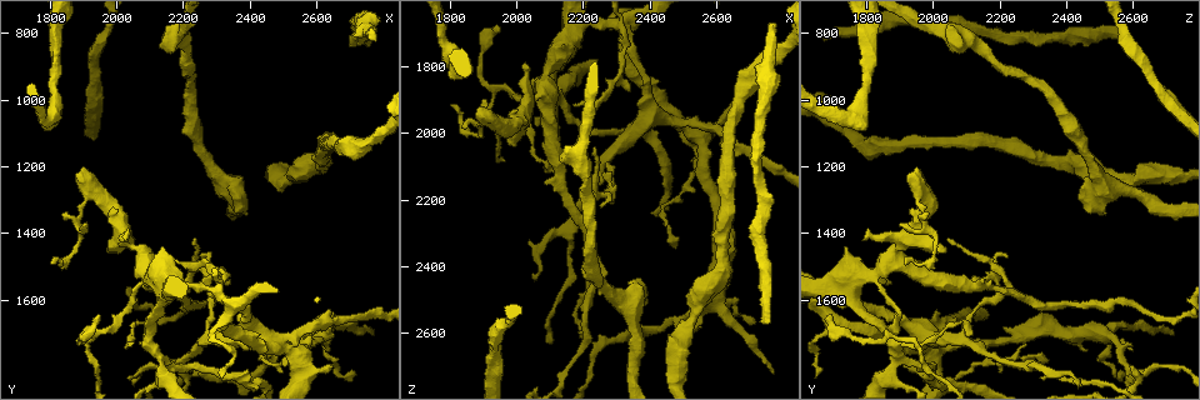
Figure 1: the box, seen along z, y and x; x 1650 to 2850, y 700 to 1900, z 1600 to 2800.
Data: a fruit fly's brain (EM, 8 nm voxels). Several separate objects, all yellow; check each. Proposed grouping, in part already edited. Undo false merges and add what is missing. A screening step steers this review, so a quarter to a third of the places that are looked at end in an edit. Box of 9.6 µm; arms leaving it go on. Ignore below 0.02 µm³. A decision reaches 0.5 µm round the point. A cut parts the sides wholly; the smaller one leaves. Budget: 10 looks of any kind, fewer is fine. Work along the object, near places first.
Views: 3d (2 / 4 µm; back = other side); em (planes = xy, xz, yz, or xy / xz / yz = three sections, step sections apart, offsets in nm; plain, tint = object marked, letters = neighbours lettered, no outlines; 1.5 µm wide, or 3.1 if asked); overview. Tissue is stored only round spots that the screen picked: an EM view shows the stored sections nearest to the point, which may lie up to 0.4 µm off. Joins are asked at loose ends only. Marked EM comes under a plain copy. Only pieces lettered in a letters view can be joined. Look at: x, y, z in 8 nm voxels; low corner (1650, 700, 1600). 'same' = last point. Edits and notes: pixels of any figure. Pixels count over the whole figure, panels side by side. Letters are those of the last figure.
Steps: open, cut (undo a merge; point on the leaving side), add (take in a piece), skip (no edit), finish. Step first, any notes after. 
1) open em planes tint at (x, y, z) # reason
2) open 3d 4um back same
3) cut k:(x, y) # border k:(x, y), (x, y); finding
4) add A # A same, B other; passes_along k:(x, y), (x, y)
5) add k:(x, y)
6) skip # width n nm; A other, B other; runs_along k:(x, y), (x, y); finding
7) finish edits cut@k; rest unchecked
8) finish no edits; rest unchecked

open em planes letters at (1910, 1380, 1900) # thin end

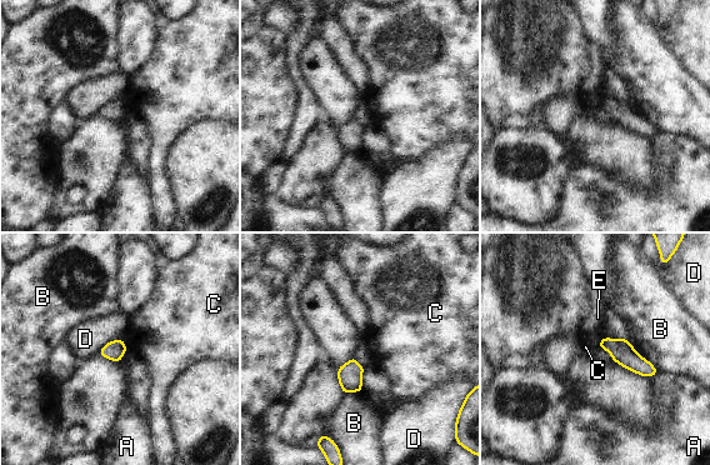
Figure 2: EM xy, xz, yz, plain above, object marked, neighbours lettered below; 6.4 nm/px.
skip # A other, B other, C other, D other, E other; border 2:(121, 339), (128, 351); none of them fits

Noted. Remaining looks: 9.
open 3d 4um at (1950, 1650, 1700) # an open end

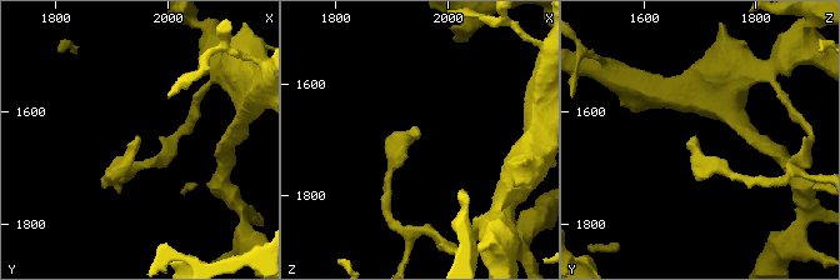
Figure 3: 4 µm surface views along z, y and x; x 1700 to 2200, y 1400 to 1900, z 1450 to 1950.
open em xy step 8 letters at (1945, 1655, 1695)

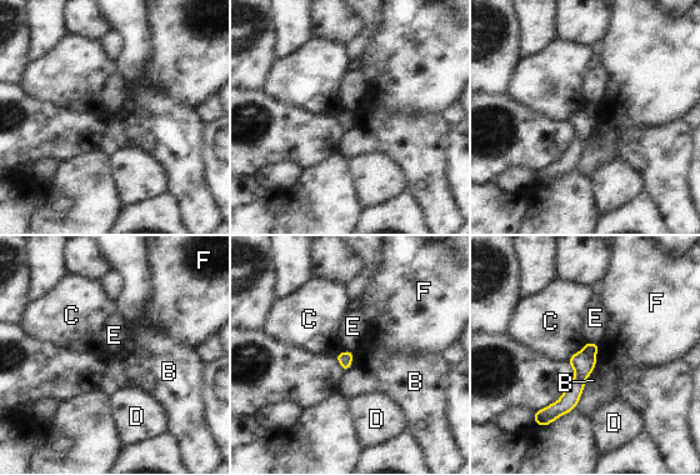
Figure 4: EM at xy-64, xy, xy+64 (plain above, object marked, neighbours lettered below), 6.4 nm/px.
skip # width 100 nm; B other, C other, D other, E other, F other; runs_along 4:(595, 346), (574, 391), (545, 414); no lettered piece goes on from it

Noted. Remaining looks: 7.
open em xy step 8 letters at (2250, 1490, 2180) # abrupt turn

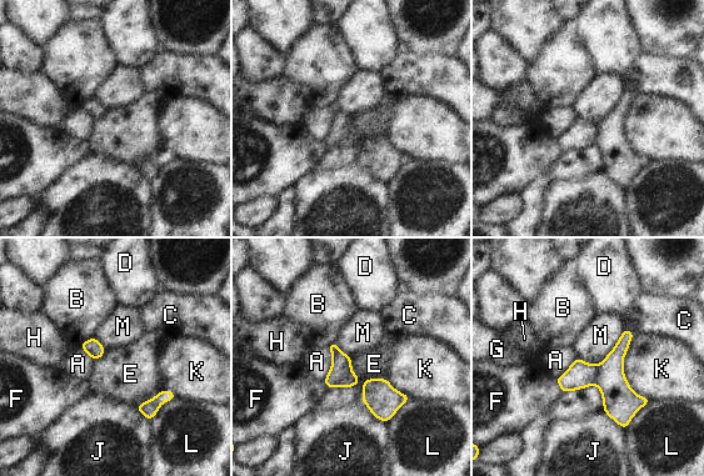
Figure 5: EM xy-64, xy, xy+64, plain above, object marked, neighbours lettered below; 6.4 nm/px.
open em planes letters same # cut it another way

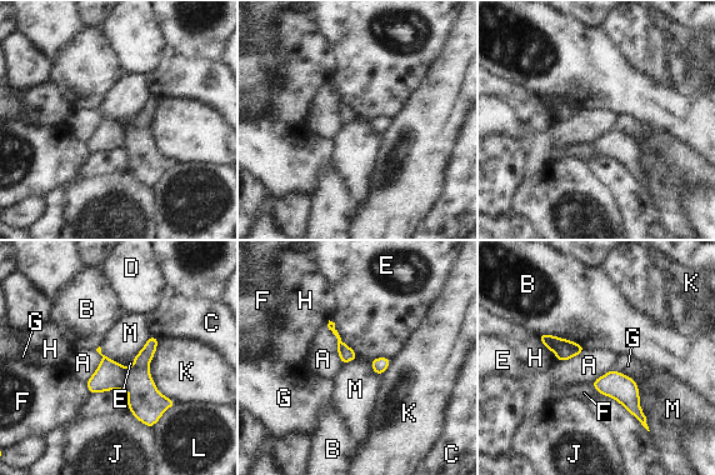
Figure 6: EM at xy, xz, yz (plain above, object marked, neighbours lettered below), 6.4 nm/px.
skip # A other, B other, C other, D other, E other, F other, G other, H other, J other, K other, L other, M other; border 6:(635, 380), (649, 428); one cell here

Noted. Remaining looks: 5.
open 3d 2um back at (2530, 1230, 2560) # thick turns thin

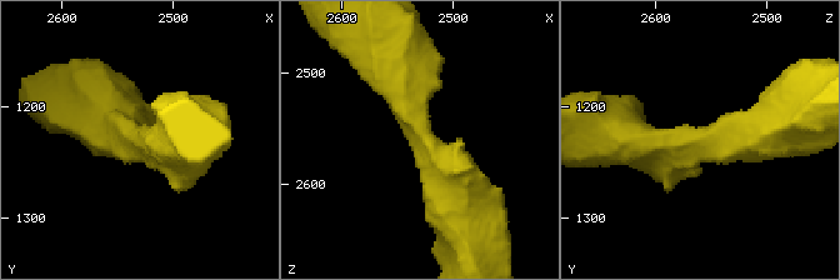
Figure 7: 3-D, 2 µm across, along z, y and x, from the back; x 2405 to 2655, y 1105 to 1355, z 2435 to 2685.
open em xy step 8 tint at (2522, 1236, 2560) # arm_widths 400, 500 nm

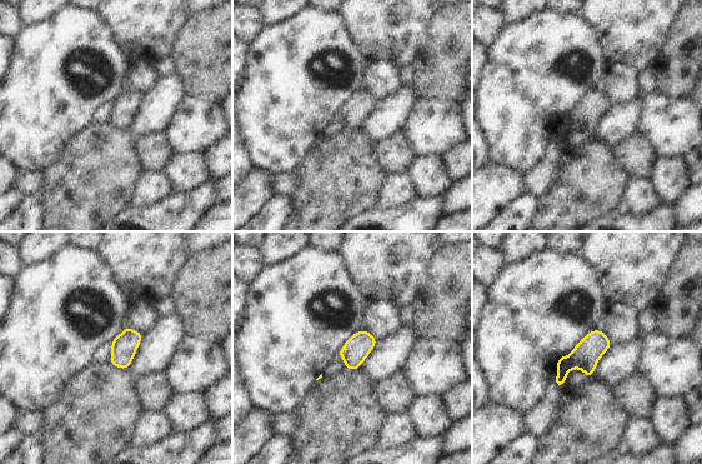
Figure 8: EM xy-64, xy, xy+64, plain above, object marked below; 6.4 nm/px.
open em xy step 8 letters same # see the neighbours

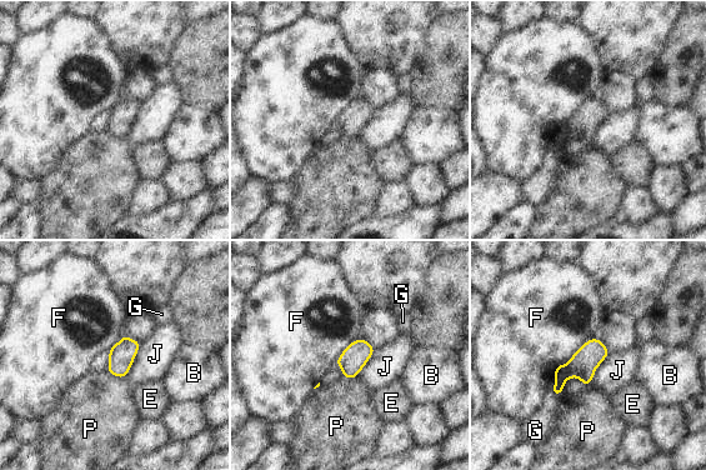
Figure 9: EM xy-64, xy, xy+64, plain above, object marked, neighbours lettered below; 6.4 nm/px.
skip # B other, E other, F other, G other, J other, P other; border 9:(596, 336), (555, 368), (550, 391); one cell here

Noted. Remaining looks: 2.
finish no edits; rest unchecked

